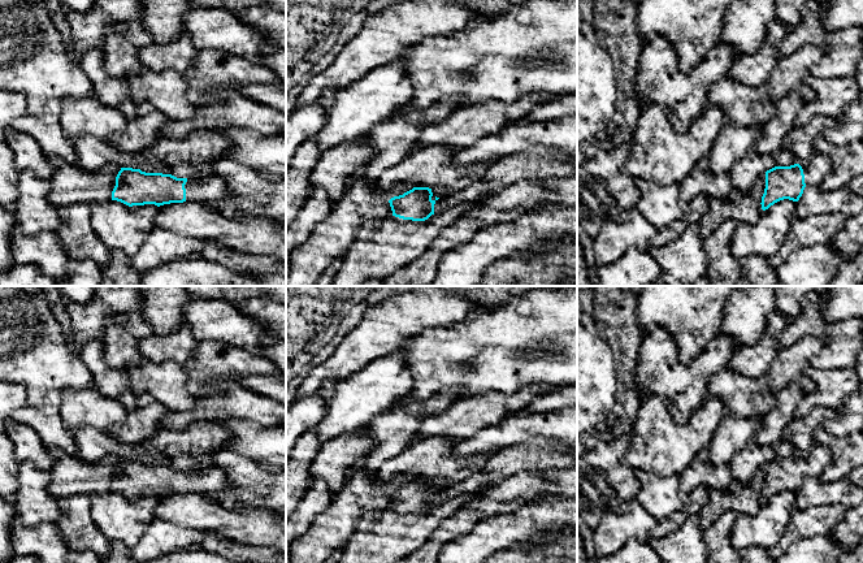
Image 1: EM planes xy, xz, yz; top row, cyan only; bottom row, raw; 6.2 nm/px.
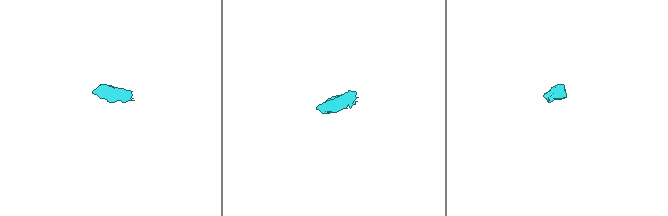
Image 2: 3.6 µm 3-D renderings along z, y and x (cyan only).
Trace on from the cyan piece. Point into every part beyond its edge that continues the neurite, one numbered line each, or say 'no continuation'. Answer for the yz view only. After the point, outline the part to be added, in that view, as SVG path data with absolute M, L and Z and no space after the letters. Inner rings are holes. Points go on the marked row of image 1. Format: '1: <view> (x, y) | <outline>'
1: yz (819, 165) | M815 152L802 169L806 186L820 186L825 177L834 170L834 166L828 156Z

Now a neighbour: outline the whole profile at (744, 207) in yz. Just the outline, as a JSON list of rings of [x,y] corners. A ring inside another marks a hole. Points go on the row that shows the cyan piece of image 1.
[[[759,177],[749,190],[733,189],[725,199],[710,198],[707,212],[697,220],[699,235],[704,239],[724,220],[734,220],[738,224],[755,224],[763,213],[760,203],[764,189],[766,181]]]

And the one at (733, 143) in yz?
[[[727,121],[707,156],[710,172],[725,177],[737,161],[751,152],[760,131],[762,125],[734,126]]]

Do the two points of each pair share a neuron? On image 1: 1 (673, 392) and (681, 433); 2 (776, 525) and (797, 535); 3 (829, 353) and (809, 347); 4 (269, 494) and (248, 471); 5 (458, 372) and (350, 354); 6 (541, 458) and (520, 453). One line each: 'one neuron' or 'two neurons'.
1: two neurons
2: two neurons
3: two neurons
4: one neuron
5: two neurons
6: one neuron

